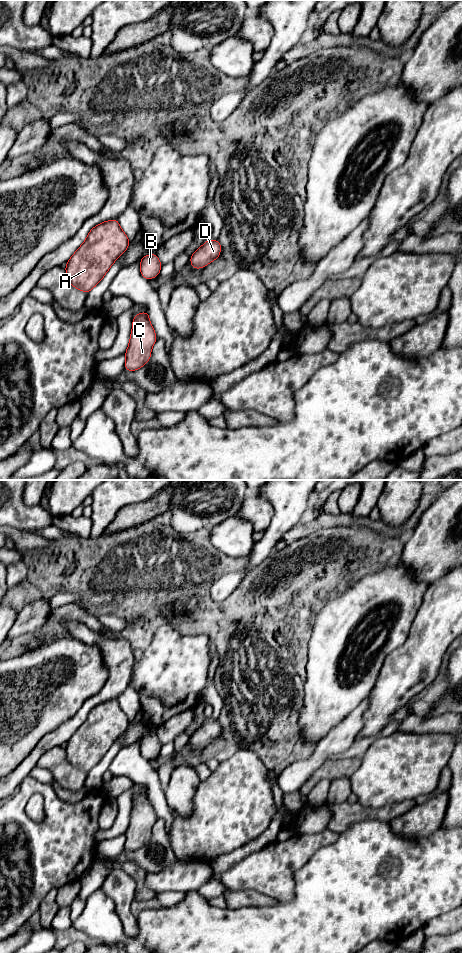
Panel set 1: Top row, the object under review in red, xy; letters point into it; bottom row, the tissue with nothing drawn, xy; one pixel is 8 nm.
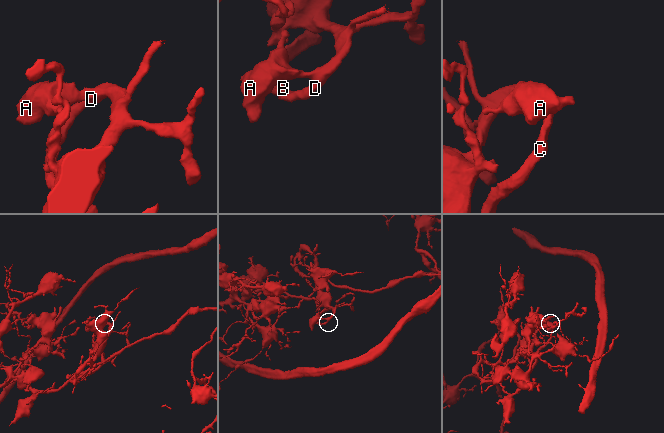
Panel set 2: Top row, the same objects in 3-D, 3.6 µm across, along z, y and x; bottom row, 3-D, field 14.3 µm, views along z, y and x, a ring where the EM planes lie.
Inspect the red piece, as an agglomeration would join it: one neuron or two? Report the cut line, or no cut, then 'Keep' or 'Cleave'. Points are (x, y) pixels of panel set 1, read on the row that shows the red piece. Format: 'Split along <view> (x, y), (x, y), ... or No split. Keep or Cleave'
No split. Keep

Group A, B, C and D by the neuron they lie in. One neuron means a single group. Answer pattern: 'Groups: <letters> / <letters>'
Groups: A B C D

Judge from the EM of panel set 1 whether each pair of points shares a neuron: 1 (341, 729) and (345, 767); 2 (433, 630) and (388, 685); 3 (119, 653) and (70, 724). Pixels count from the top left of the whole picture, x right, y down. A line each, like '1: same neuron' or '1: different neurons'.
1: different neurons
2: same neuron
3: same neuron

